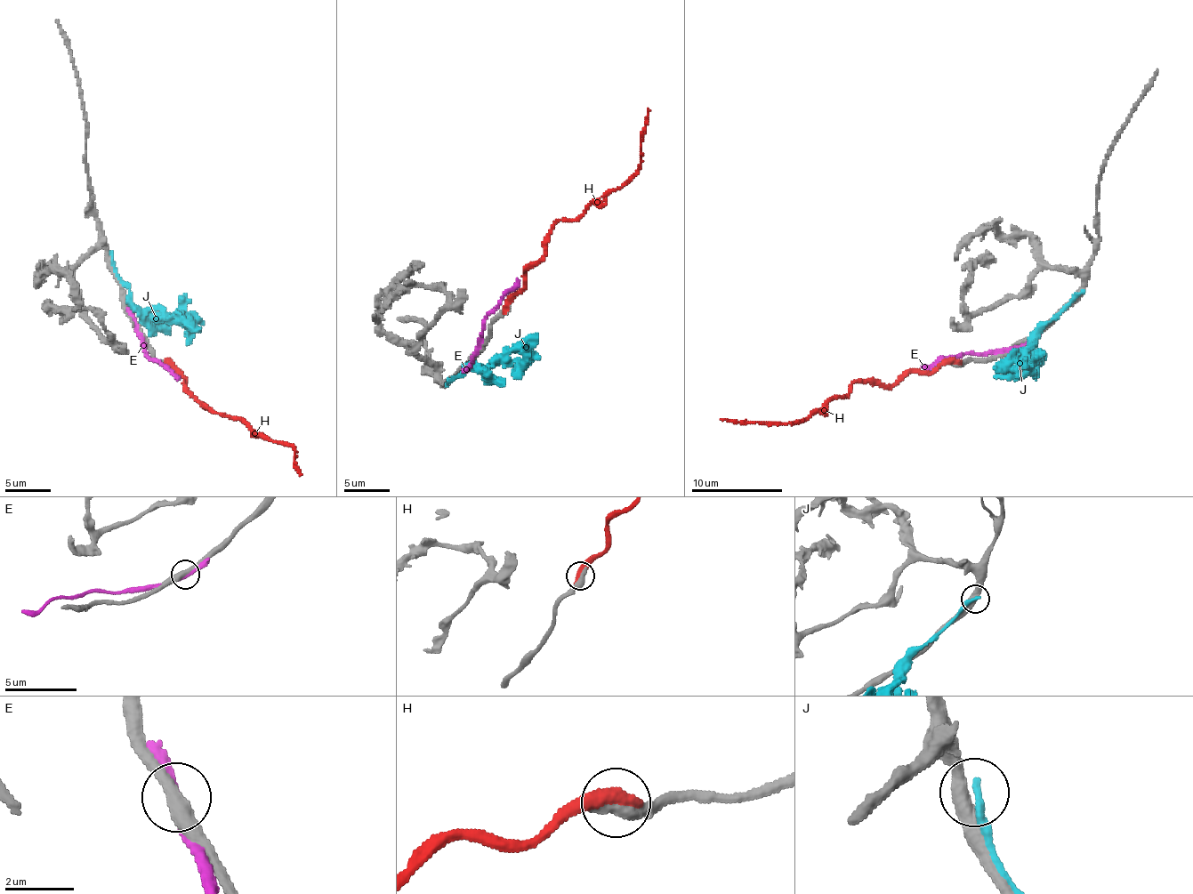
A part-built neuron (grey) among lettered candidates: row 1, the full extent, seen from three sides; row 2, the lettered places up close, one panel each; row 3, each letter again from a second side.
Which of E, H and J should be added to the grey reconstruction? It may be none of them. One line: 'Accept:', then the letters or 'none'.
Accept: none

